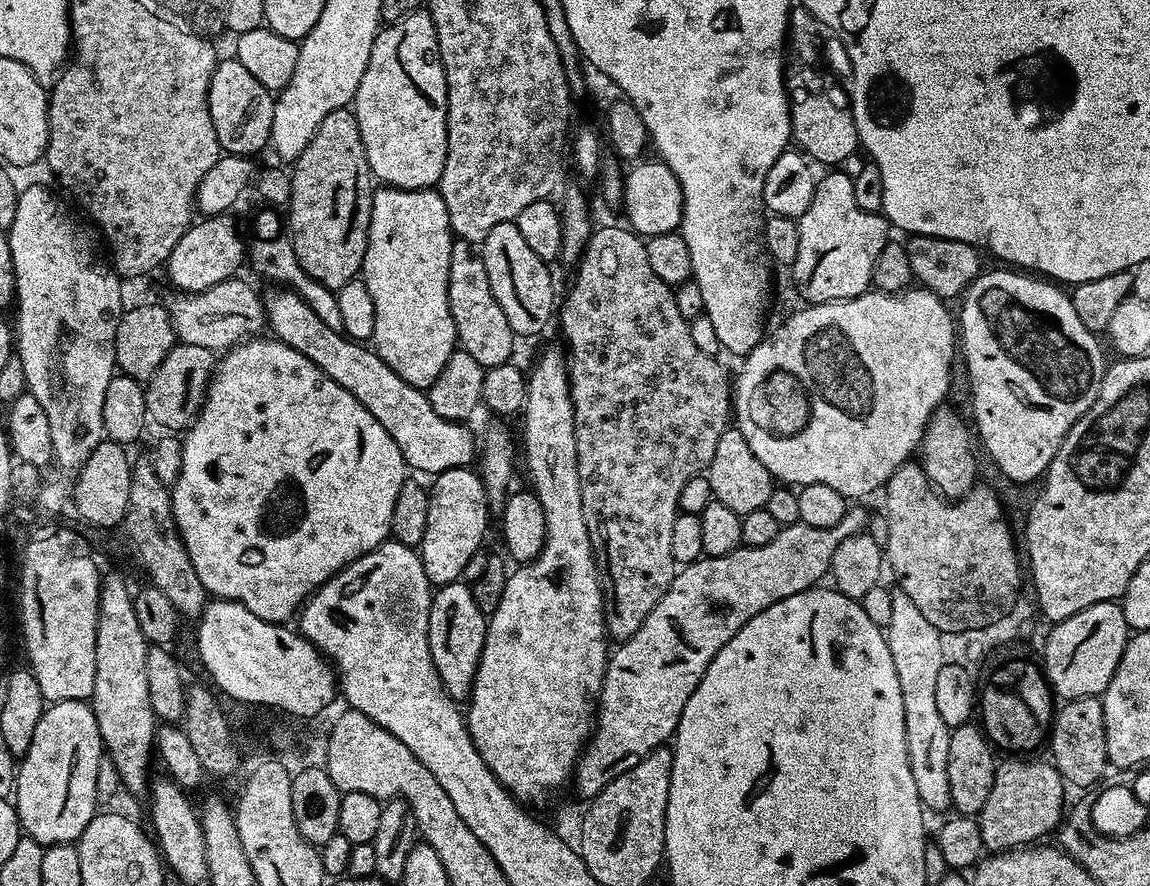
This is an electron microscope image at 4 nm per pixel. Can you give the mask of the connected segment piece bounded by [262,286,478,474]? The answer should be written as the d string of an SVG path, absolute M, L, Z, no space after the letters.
M272 286L269 289L268 293L266 291L263 293L262 299L264 301L264 319L270 332L272 328L271 335L275 339L281 340L286 346L298 350L298 354L310 358L310 362L314 362L314 366L318 366L318 370L322 370L327 376L334 378L334 382L338 382L338 386L342 386L342 390L354 394L354 398L358 398L358 402L362 402L362 406L366 406L366 410L370 410L370 414L374 414L374 418L380 423L382 430L386 430L386 434L390 434L390 438L394 438L394 446L398 446L398 450L402 450L404 463L411 471L413 468L416 472L439 474L451 468L466 468L473 463L478 452L478 444L477 441L472 441L472 432L467 428L469 426L467 423L459 420L447 420L438 415L434 411L434 406L430 406L427 395L421 389L410 386L405 380L398 378L398 374L394 374L394 370L390 370L390 366L386 366L386 362L382 362L382 358L371 347L347 339L341 330L330 330L330 326L326 326L326 322L322 322L322 318L318 318L318 314L314 314L314 310L310 310L308 303L298 293L283 286Z

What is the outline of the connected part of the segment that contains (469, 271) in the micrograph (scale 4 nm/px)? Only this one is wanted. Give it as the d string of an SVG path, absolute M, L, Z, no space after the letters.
M457 239L450 250L450 314L454 318L459 347L483 368L493 368L513 359L512 351L516 348L518 337L510 322L506 322L506 314L502 314L502 306L498 306L498 298L494 298L494 290L490 290L490 274L486 274L483 255L472 248L475 247L469 241Z

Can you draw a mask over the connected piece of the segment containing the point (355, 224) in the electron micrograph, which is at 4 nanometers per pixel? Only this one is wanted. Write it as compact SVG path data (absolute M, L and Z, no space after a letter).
M346 107L326 114L293 168L286 231L292 238L294 254L302 270L322 286L333 290L346 286L361 275L364 266L374 191L355 111Z

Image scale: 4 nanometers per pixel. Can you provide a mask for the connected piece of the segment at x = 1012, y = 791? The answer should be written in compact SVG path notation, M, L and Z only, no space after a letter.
M1004 758L996 765L994 786L986 797L986 806L978 813L982 842L989 853L1006 852L1021 846L1032 846L1039 836L1048 836L1059 829L1065 815L1066 785L1056 765L1030 758Z

